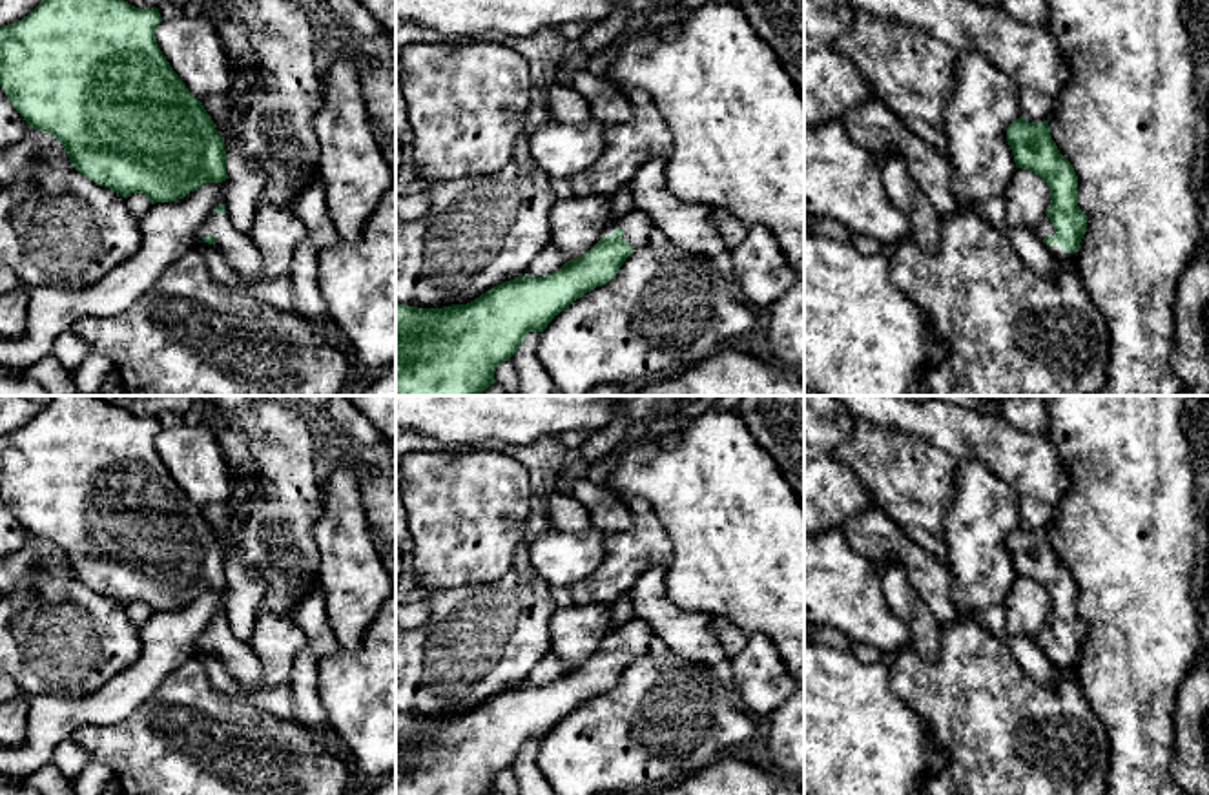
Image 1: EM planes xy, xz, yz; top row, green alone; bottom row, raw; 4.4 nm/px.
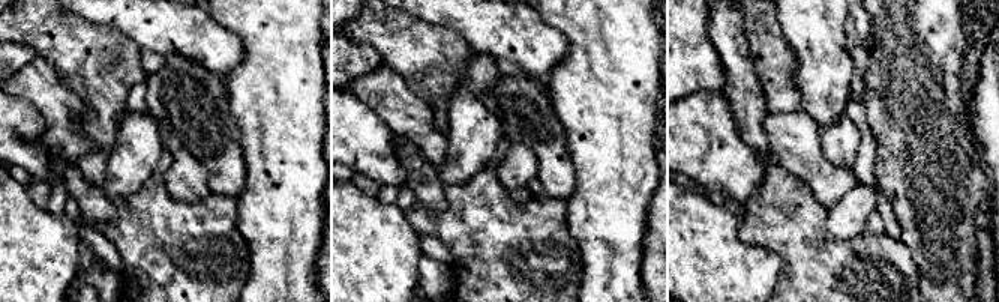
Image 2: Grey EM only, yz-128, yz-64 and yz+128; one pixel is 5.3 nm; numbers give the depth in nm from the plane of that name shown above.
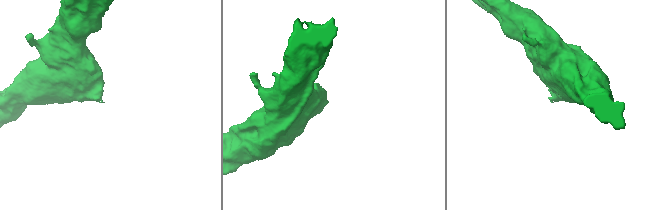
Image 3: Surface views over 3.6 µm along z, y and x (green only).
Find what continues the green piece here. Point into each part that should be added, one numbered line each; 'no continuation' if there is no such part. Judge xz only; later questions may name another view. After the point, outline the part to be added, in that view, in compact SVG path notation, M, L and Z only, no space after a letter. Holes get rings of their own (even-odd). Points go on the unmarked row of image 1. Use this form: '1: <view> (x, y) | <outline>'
1: xz (637, 635) | M633 618L620 629L609 633L604 644L611 644L616 636L624 638L622 647L633 653L633 658L647 653L651 642L656 638L655 629L642 618Z

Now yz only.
1: yz (1045, 635) | M1045 624L1039 633L1032 638L1034 644L1043 651L1043 645L1045 644L1056 644L1056 638L1054 638L1054 633L1050 631L1050 627ZM1043 651L1045 653L1045 651ZM1056 651L1056 653L1050 653L1047 655L1047 658L1056 666L1056 667L1072 667L1074 662L1067 662L1061 658L1061 655ZM1045 653L1047 655L1047 653Z

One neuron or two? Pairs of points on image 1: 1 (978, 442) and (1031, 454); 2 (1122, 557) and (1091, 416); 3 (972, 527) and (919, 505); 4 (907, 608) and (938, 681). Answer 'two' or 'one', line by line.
1: one
2: one
3: two
4: two

